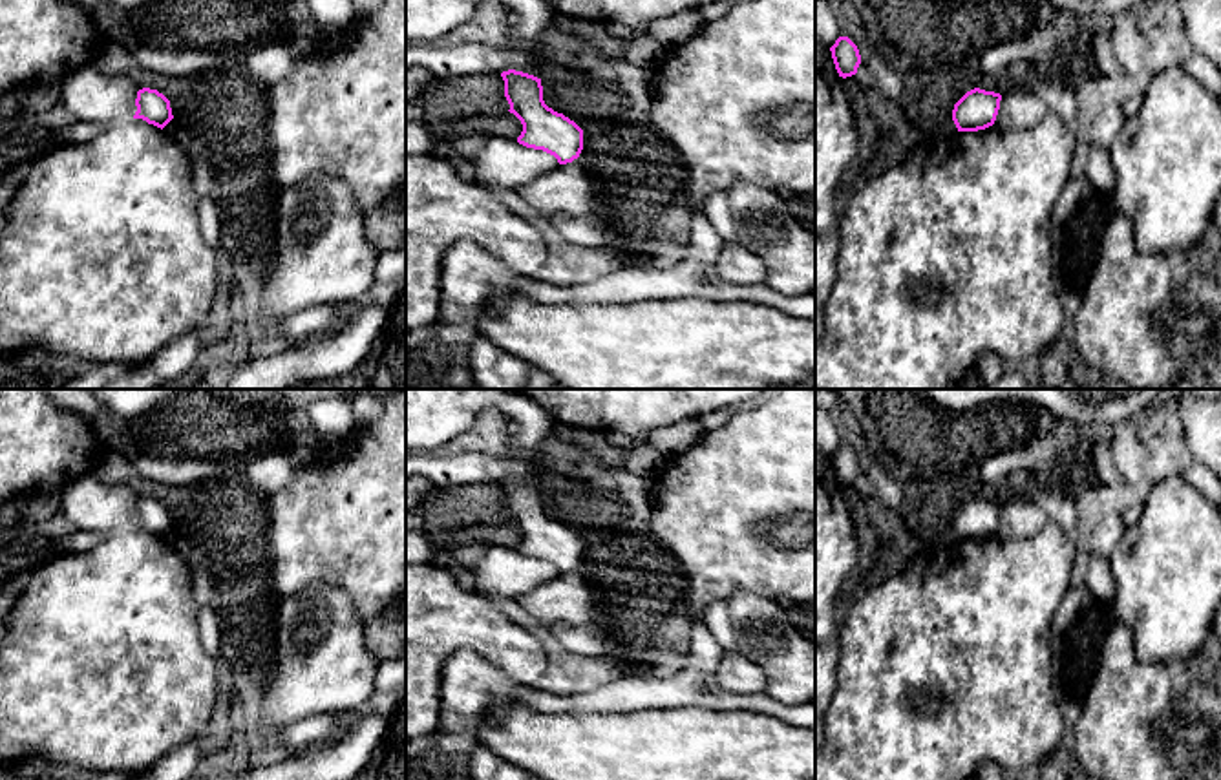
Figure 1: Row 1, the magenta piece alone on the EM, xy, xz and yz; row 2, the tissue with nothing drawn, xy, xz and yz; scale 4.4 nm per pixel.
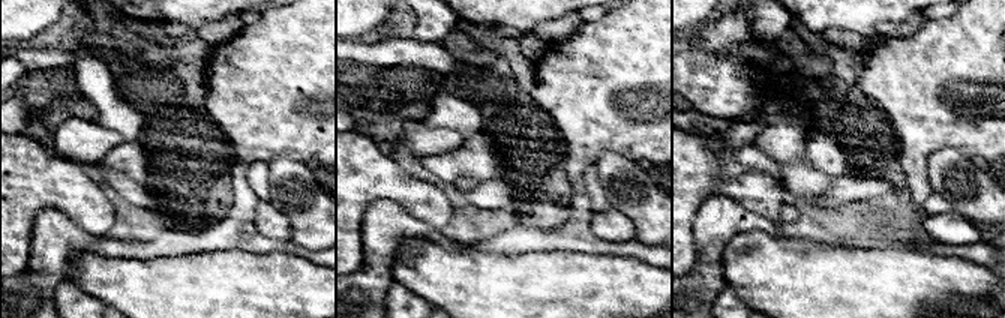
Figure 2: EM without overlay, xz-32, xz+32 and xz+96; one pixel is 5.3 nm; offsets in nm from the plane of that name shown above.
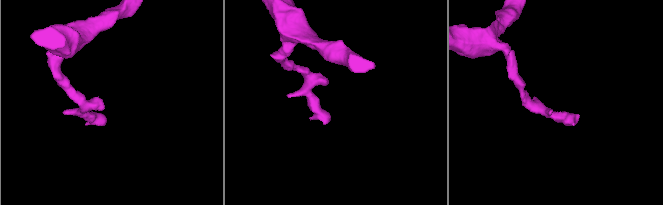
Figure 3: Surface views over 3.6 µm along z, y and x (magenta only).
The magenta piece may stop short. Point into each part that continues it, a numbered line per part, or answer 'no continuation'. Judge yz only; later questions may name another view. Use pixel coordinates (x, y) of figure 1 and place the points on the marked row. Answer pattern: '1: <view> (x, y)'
no continuation

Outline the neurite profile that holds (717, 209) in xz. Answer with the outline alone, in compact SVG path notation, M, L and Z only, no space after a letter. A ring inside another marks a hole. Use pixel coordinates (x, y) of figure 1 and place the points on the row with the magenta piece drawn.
M718 190L706 199L704 216L717 228L722 245L737 243L727 190Z

